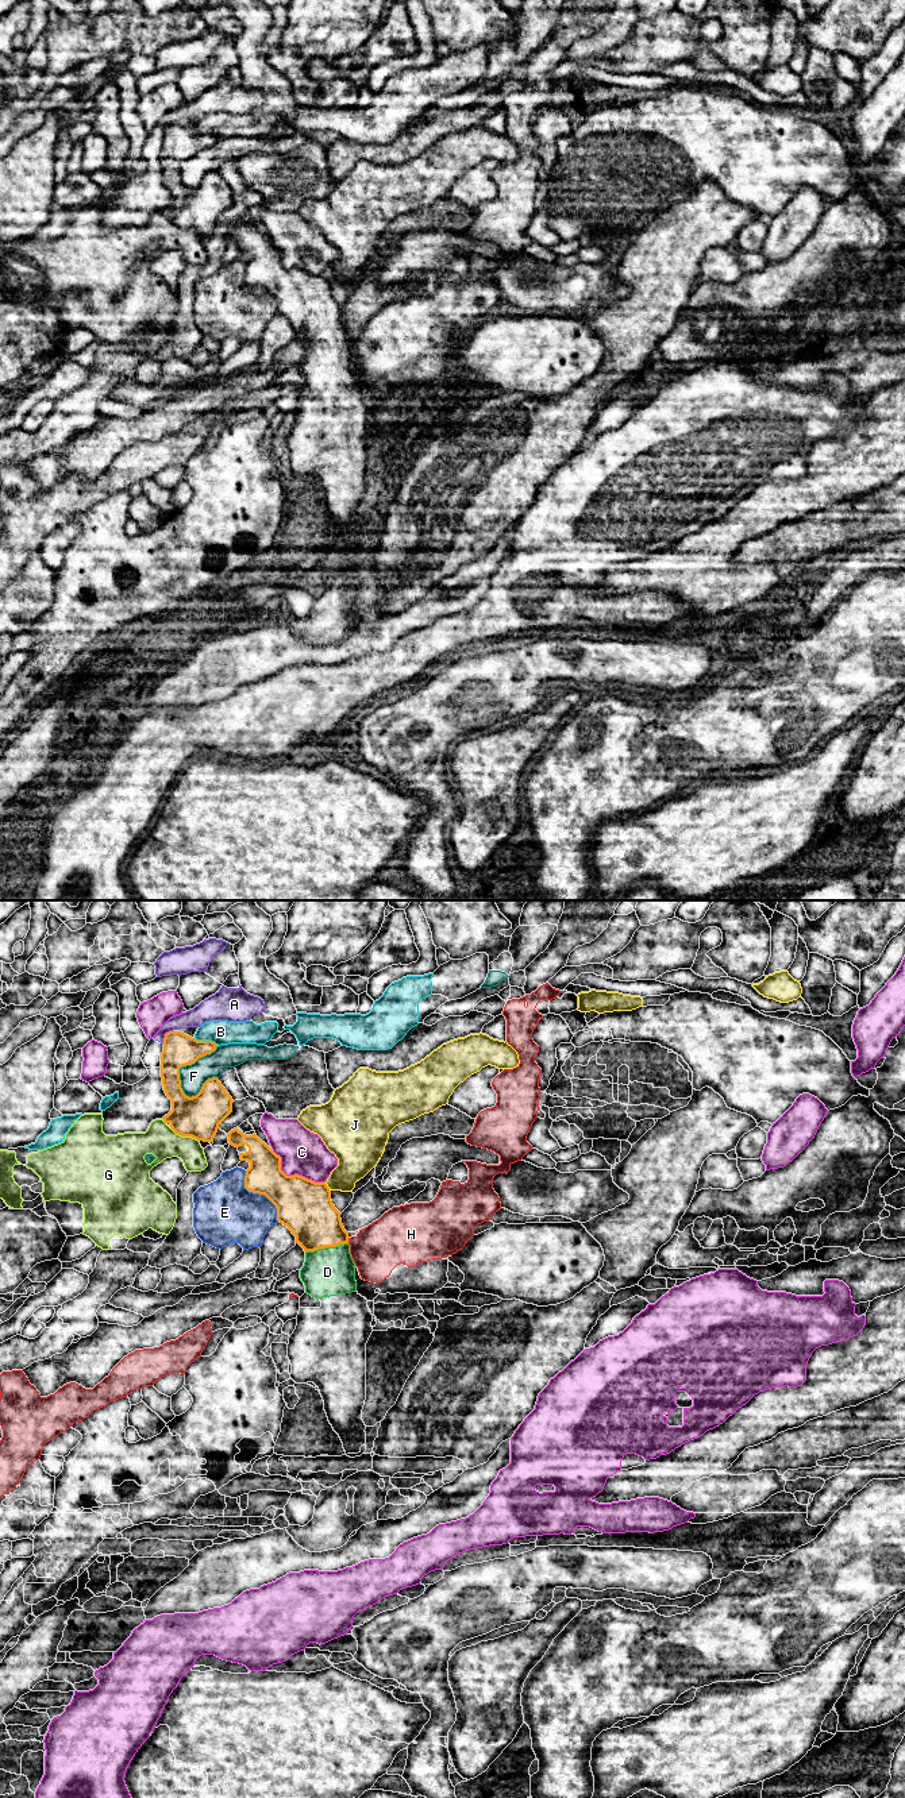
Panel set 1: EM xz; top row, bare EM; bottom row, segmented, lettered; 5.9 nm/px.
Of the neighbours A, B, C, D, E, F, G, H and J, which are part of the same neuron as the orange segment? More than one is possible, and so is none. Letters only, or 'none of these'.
D

